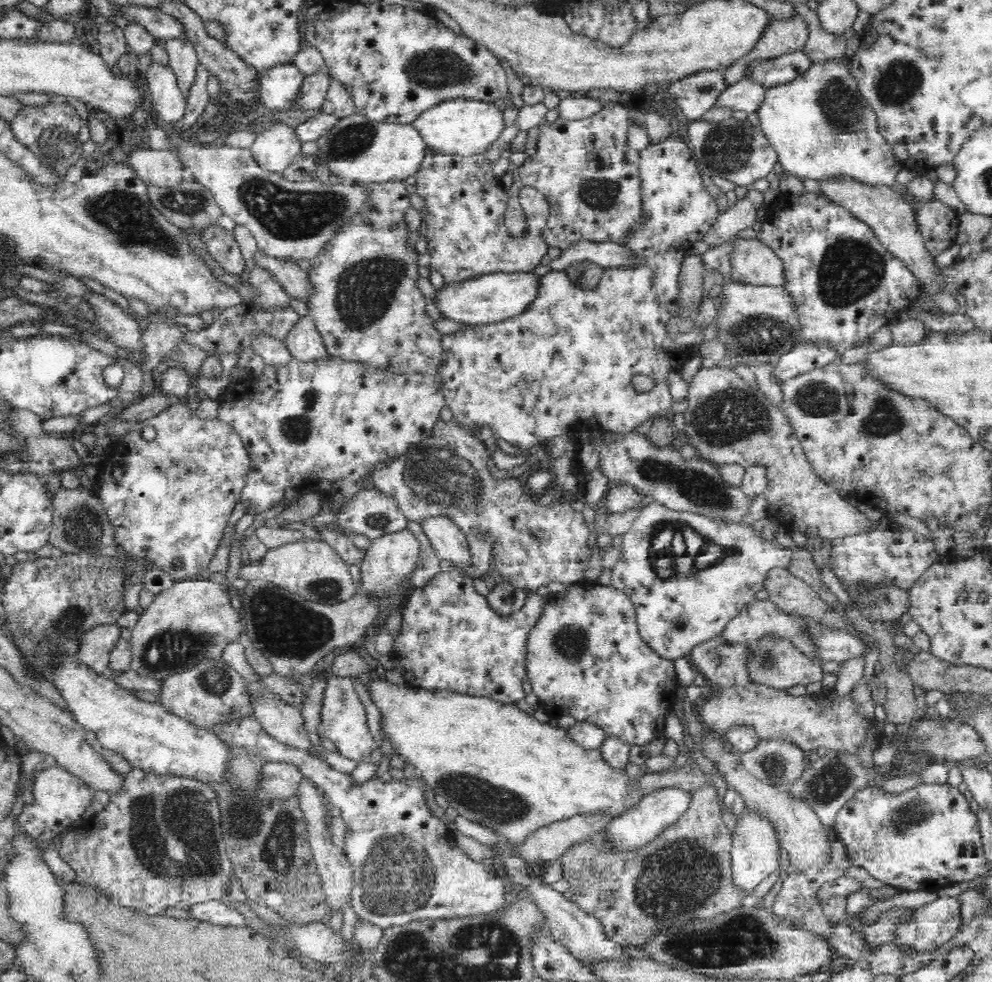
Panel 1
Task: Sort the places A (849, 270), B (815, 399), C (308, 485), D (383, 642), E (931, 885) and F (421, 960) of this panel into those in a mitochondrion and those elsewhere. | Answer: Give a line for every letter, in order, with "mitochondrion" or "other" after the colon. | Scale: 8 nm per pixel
A: mitochondrion
B: mitochondrion
C: other
D: other
E: other
F: mitochondrion

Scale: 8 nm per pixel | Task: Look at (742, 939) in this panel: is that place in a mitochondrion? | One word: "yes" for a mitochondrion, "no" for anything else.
yes

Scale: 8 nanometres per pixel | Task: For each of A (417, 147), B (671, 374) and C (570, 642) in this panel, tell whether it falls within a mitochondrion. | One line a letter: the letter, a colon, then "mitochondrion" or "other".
A: other
B: other
C: mitochondrion

